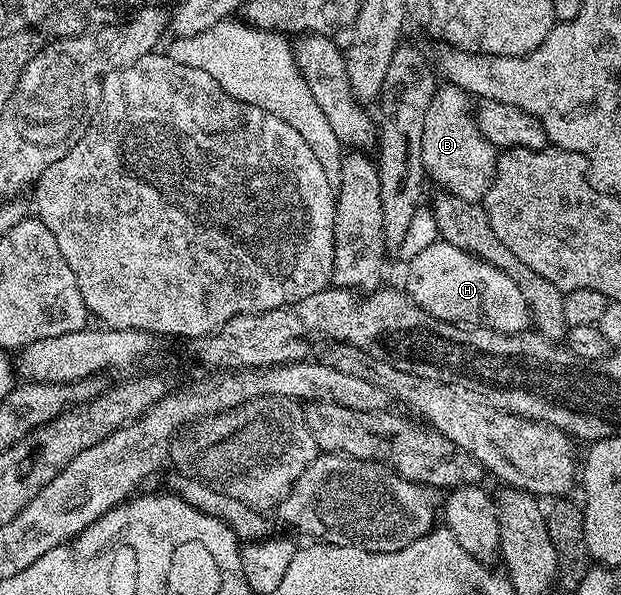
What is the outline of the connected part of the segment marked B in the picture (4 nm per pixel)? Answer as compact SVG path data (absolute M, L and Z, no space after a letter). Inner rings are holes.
M443 84L436 89L429 112L425 112L425 128L421 128L421 160L426 177L443 186L439 188L446 193L461 200L482 203L495 178L497 148L481 136L471 102L469 95L456 86Z

